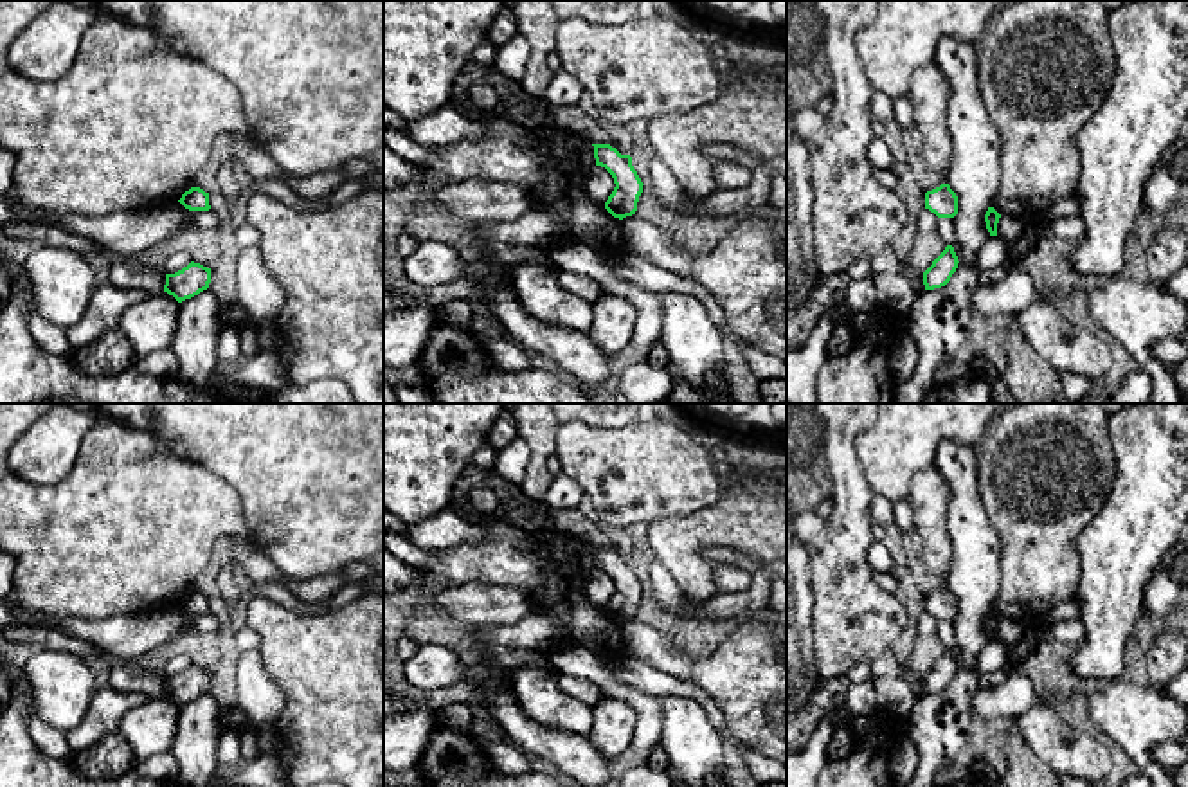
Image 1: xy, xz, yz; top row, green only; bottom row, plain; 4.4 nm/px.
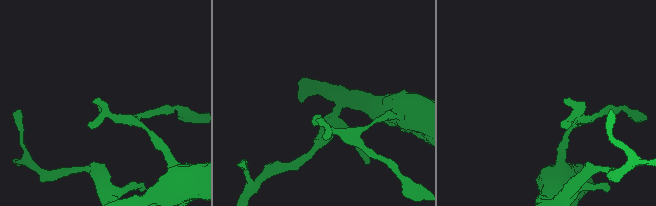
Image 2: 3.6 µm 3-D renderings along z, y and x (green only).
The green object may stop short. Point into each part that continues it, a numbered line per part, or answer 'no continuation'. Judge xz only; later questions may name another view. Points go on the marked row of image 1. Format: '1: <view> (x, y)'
no continuation

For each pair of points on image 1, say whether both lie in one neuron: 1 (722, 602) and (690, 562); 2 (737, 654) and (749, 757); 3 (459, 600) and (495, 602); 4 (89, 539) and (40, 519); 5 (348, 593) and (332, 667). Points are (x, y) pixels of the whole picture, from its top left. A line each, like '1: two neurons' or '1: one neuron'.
1: two neurons
2: two neurons
3: one neuron
4: one neuron
5: two neurons

